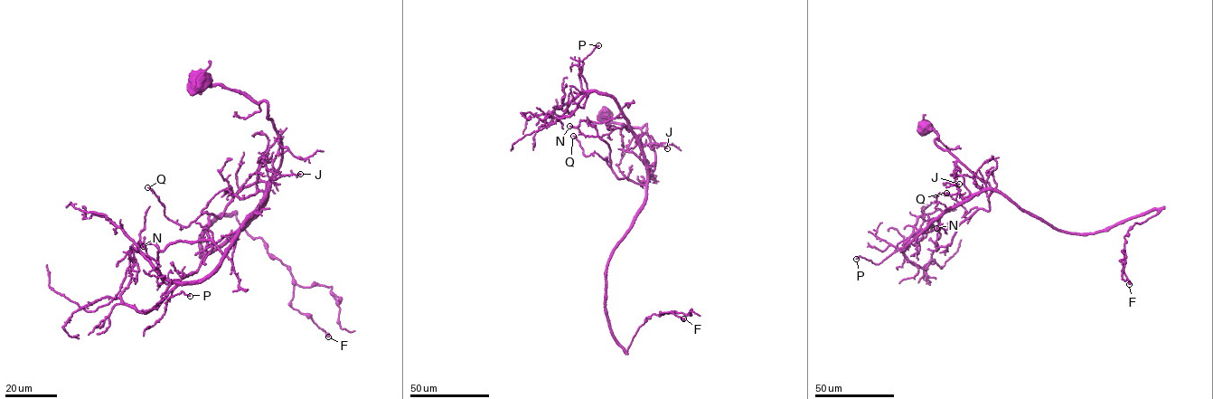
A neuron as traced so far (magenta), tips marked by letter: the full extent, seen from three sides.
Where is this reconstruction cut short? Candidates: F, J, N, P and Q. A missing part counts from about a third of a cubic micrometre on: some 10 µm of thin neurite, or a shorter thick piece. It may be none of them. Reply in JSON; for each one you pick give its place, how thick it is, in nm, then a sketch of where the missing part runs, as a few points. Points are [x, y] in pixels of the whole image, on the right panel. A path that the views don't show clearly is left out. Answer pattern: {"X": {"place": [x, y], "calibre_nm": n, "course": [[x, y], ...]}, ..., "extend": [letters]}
{"N": {"place": [936, 228], "calibre_nm": 360, "course": [[936, 228], [935, 232], [937, 233], [940, 223], [932, 208], [933, 196]]}, "extend": ["N"]}

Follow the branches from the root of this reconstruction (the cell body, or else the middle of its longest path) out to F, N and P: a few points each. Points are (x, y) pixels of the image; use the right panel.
F: (926, 126), (987, 187), (1065, 232), (1107, 231), (1161, 209), (1124, 236), (1129, 284)
N: (926, 126), (937, 134), (935, 143), (985, 185), (945, 209), (925, 232), (930, 224), (931, 231), (936, 228)
P: (926, 126), (937, 134), (935, 143), (985, 187), (945, 209), (903, 250), (879, 264), (856, 259)

